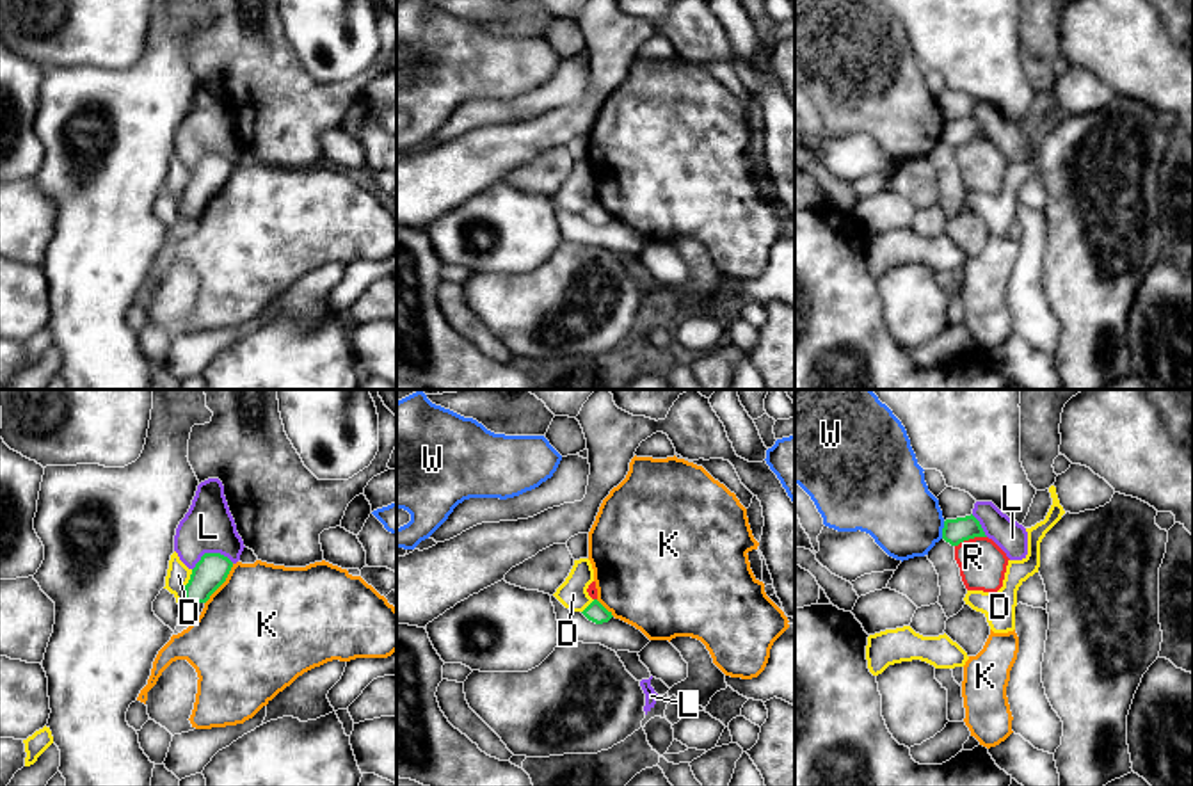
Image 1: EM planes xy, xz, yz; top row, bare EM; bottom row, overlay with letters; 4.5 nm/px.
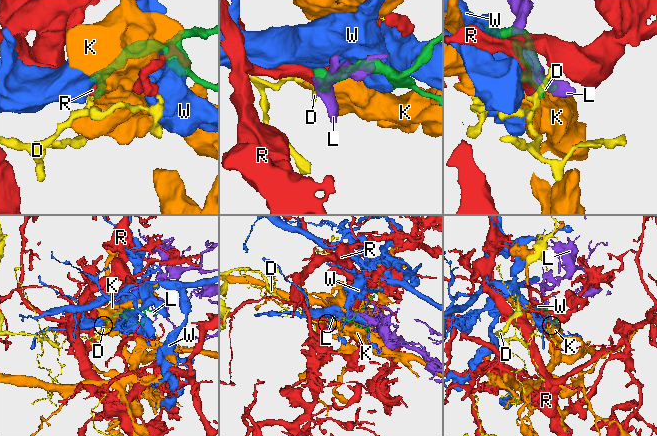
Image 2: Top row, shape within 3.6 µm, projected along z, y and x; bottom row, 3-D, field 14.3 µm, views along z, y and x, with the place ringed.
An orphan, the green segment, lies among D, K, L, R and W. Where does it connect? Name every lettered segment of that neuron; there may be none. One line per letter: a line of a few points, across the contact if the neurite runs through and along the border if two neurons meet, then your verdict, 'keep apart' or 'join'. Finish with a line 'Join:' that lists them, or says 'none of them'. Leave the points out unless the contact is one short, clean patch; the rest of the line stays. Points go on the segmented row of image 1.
D: xy (192, 569), (184, 601) | keep apart
K: keep apart
L: keep apart
R: keep apart
W: keep apart
Join: none of them

